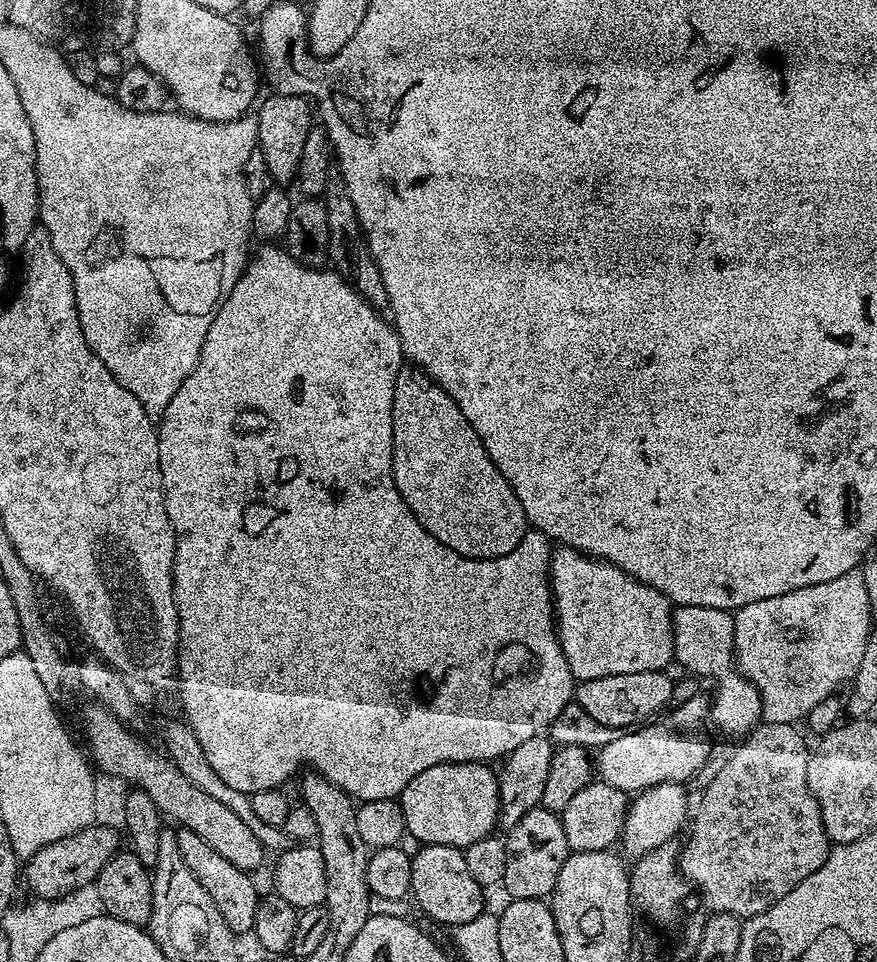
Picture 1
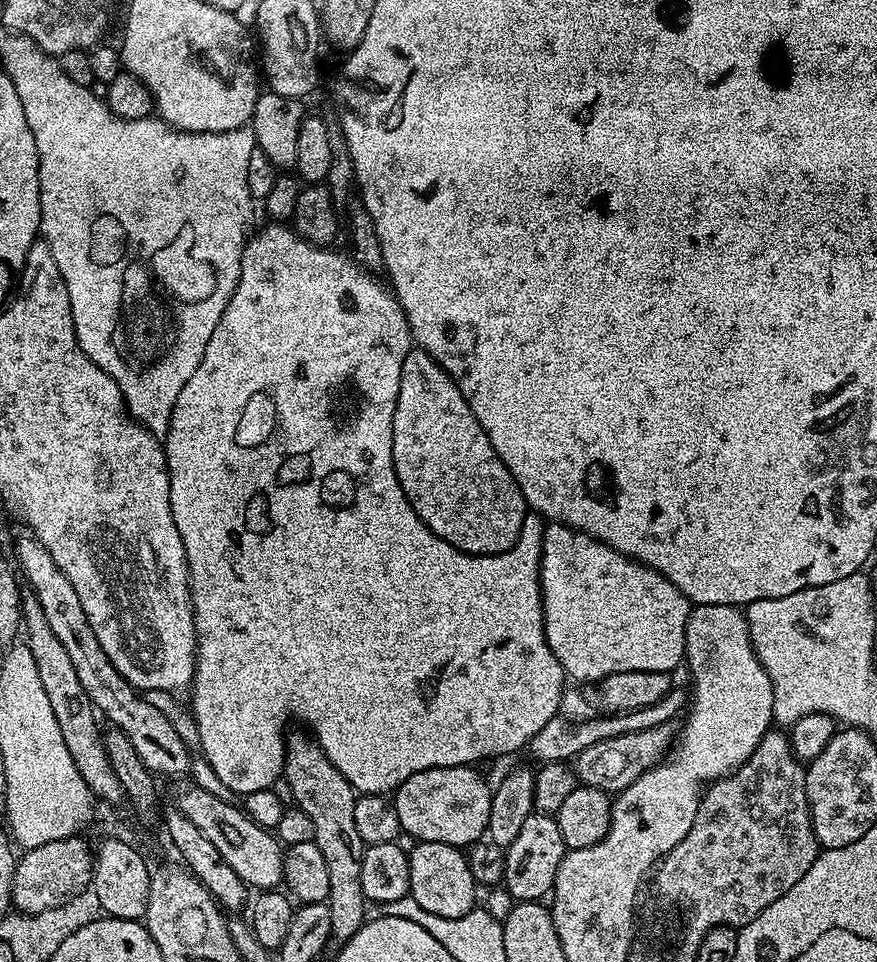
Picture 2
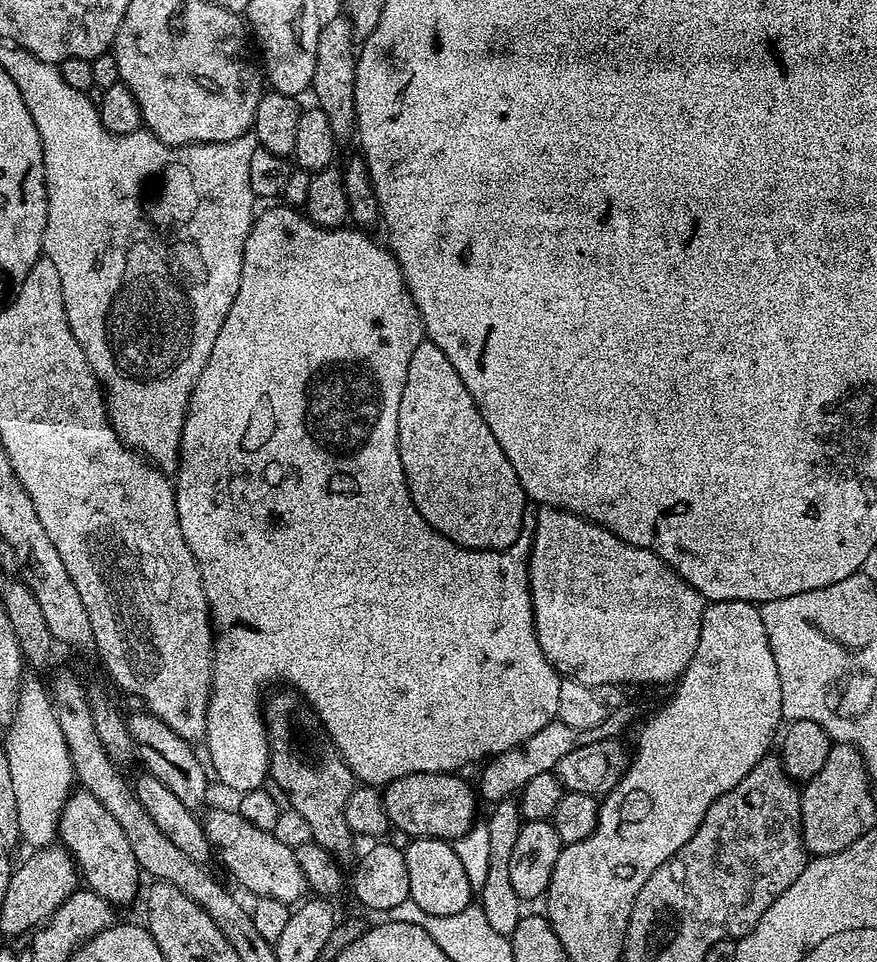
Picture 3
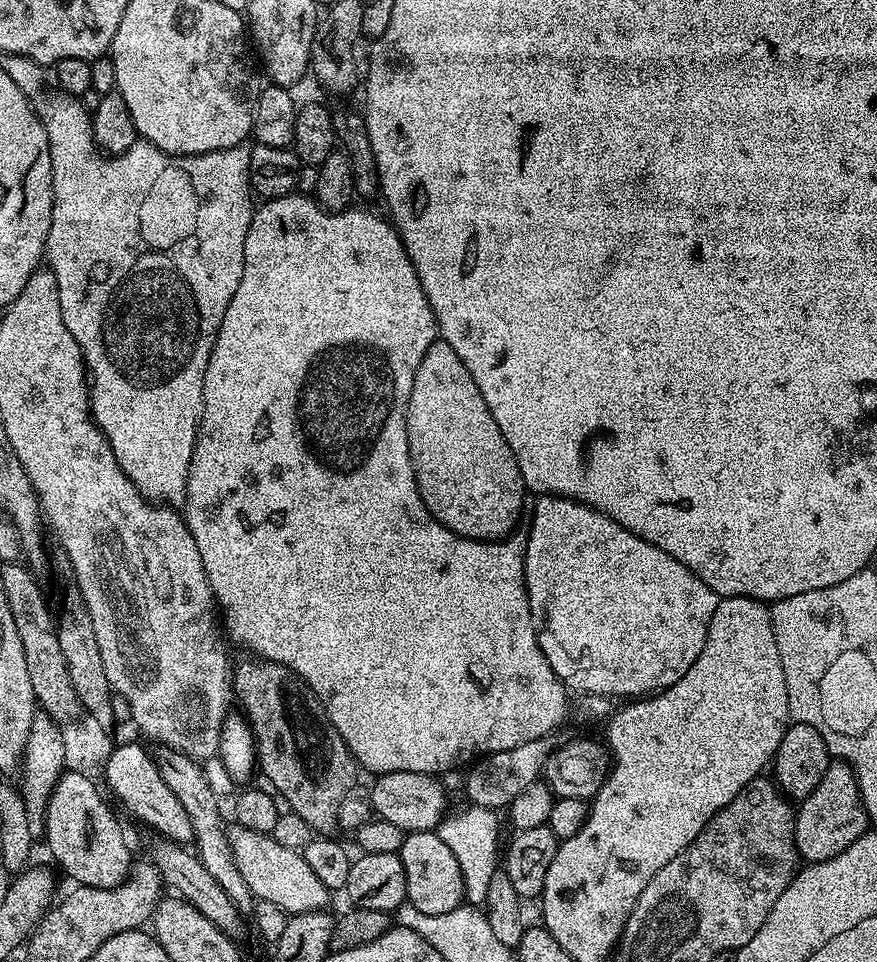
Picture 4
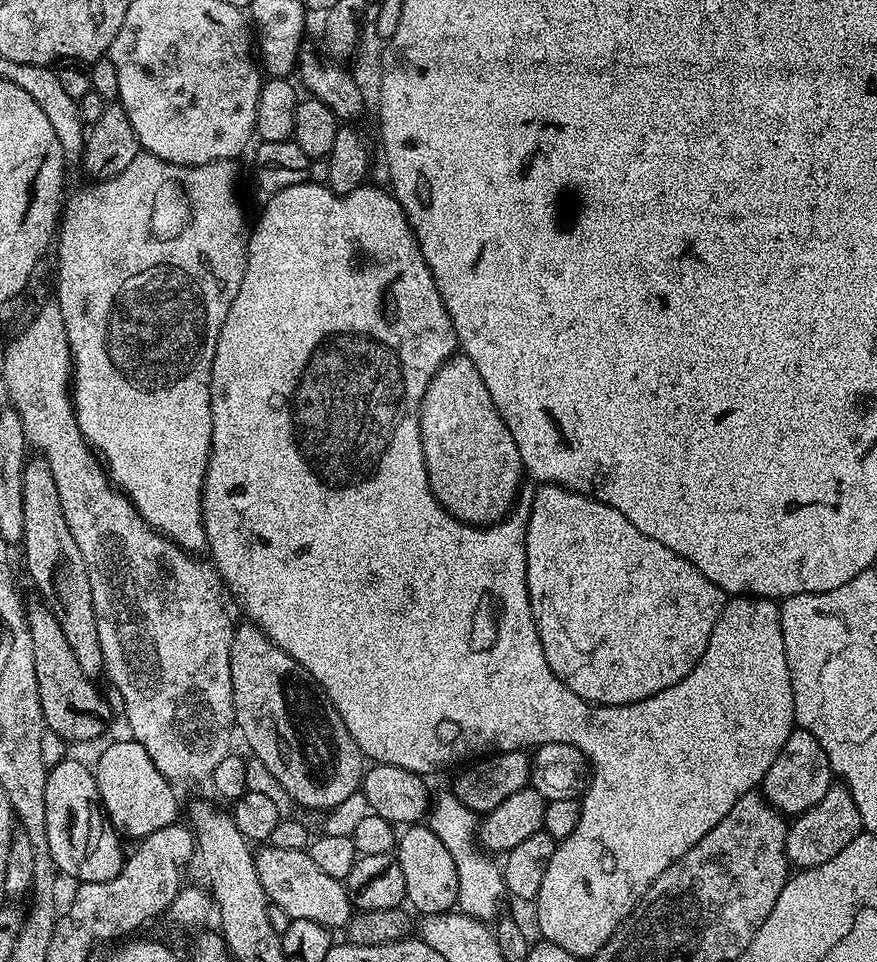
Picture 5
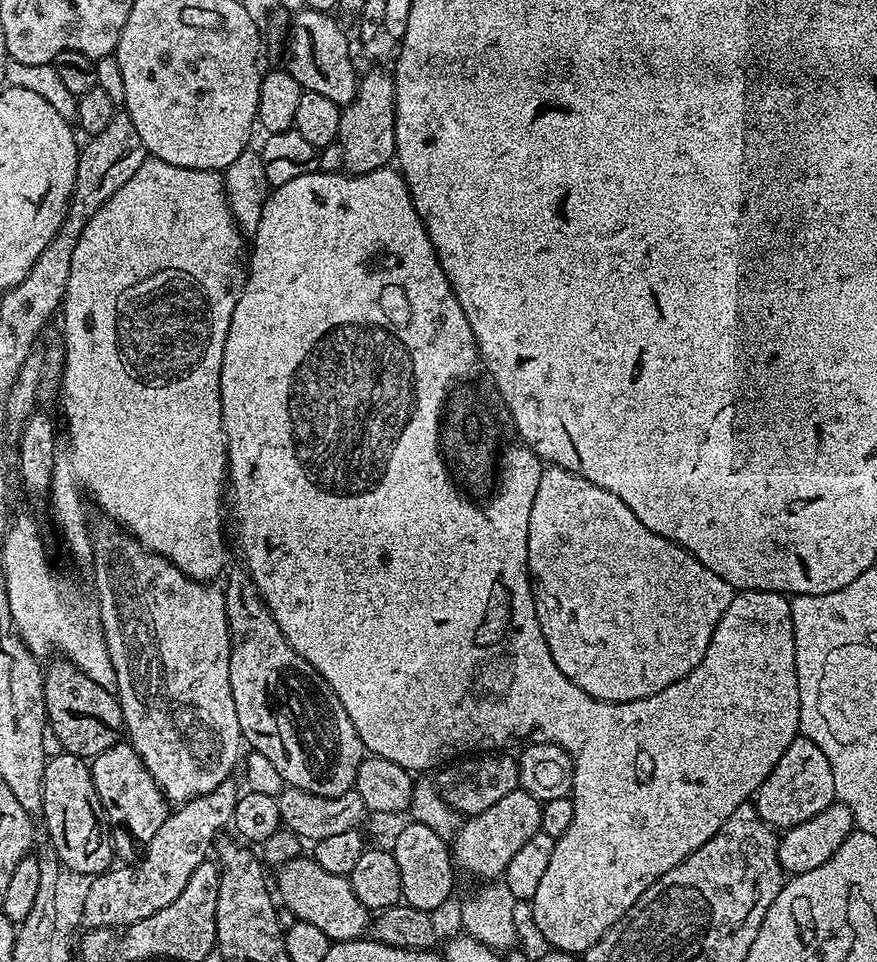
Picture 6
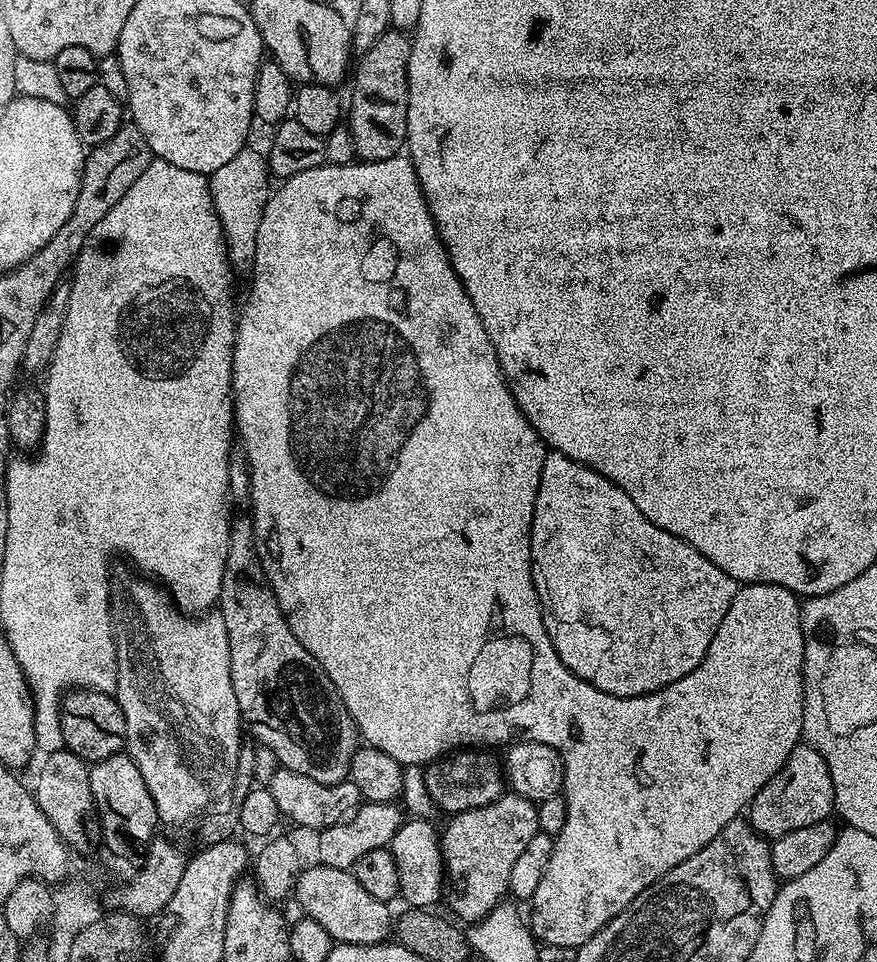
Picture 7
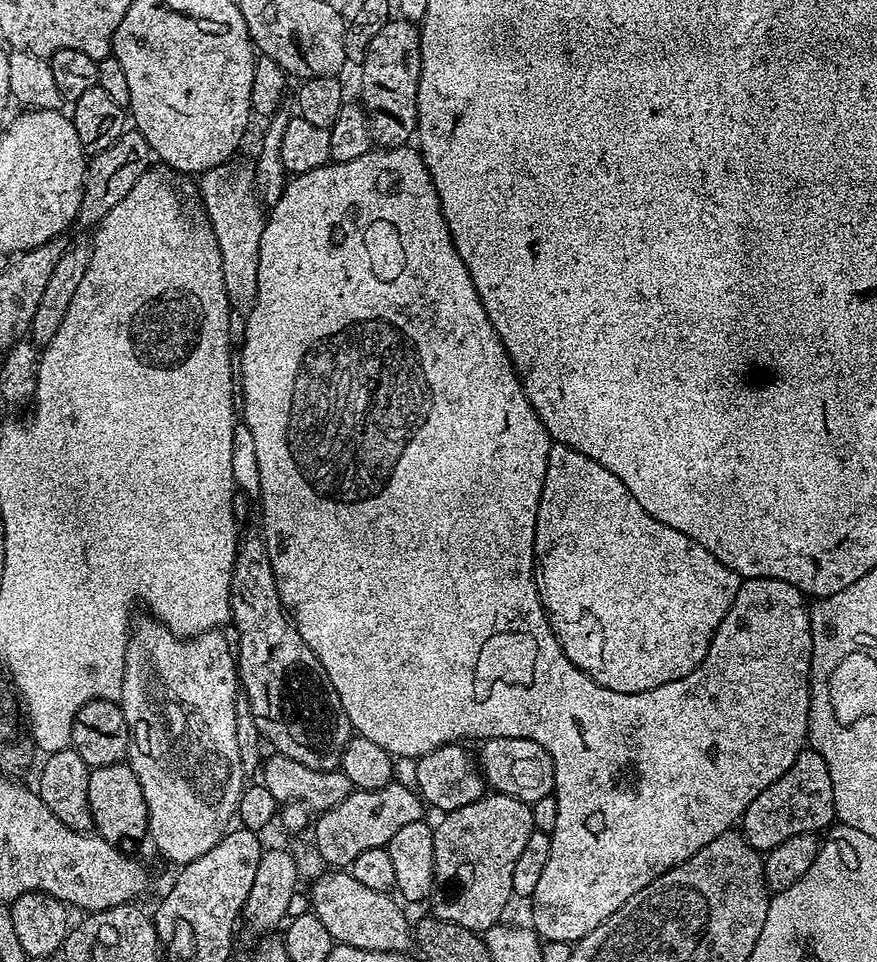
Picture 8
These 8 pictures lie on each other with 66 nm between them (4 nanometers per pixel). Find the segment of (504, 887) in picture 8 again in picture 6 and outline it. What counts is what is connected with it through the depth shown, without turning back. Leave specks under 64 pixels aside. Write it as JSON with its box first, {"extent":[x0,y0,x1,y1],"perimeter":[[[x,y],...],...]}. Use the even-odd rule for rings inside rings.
{"extent":[451,790,541,882],"perimeter":[[[517,790],[494,802],[490,810],[467,817],[454,834],[454,843],[451,845],[455,867],[477,876],[480,882],[492,882],[503,877],[506,866],[510,866],[510,858],[514,858],[516,851],[540,831],[541,807],[541,801],[528,792]]]}

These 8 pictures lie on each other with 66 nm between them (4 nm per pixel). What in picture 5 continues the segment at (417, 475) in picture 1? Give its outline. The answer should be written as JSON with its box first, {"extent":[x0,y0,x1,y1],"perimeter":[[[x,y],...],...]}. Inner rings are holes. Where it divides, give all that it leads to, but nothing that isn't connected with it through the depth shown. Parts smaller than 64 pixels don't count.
{"extent":[420,356,525,526],"perimeter":[[[449,356],[428,383],[424,401],[420,403],[420,437],[430,490],[455,520],[477,526],[496,524],[512,511],[522,487],[520,476],[525,475],[524,463],[502,414],[494,406],[494,398],[490,398],[490,390],[486,390],[486,382],[482,382],[482,374],[478,374],[468,356]]]}

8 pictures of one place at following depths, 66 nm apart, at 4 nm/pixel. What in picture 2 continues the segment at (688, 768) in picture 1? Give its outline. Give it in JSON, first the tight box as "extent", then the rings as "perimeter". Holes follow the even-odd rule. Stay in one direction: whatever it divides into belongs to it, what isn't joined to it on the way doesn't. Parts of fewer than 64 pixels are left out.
{"extent":[574,723,674,794],"perimeter":[[[671,723],[660,724],[656,728],[606,738],[602,742],[594,742],[594,746],[586,746],[586,750],[579,752],[574,761],[577,781],[585,788],[597,788],[609,794],[626,790],[626,786],[633,784],[643,772],[649,772],[669,755],[674,743],[672,727]]]}

